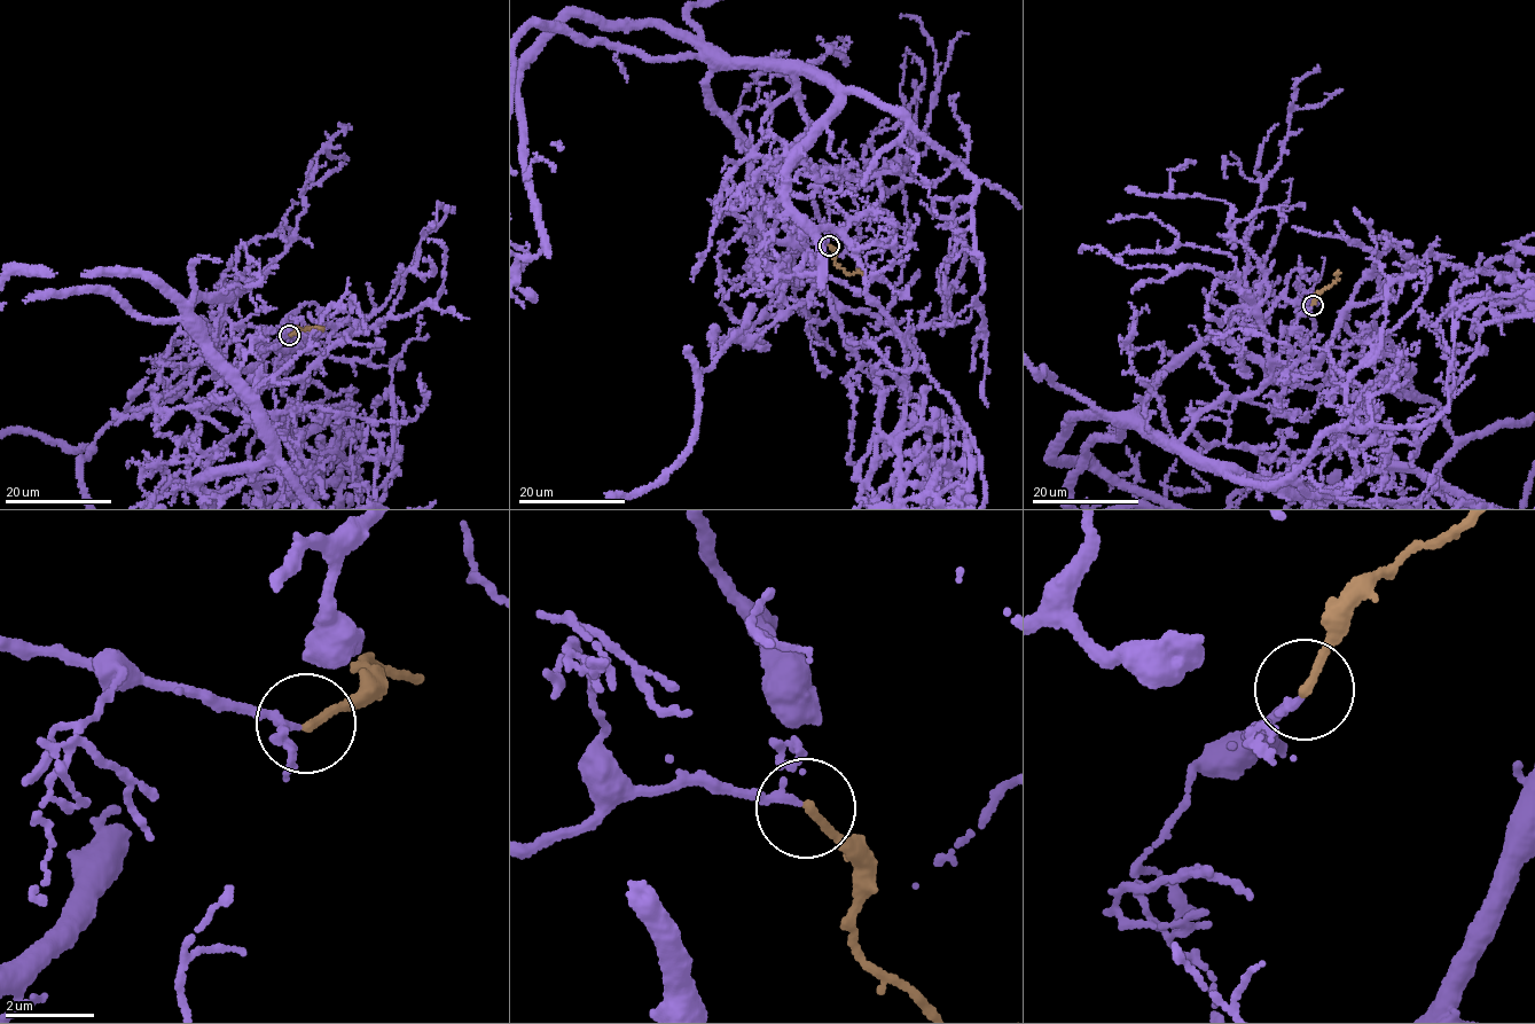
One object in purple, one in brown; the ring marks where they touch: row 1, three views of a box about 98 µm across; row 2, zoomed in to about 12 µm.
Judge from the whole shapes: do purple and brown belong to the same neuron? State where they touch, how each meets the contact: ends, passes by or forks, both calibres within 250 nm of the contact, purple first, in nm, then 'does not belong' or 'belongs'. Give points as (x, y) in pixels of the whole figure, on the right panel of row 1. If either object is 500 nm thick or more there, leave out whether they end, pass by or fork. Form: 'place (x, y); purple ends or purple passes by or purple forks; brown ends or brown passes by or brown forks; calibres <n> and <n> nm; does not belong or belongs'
place (1313, 305); purple passes by; brown ends; calibres 140 and 180 nm; belongs

